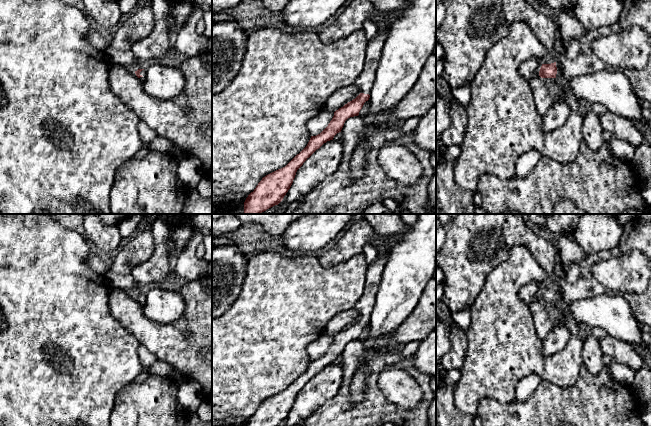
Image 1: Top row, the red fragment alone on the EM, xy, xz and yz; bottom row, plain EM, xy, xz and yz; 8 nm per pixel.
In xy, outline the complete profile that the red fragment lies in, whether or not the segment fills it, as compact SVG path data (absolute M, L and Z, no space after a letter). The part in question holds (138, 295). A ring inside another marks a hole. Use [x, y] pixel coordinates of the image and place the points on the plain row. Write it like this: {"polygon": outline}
{"polygon": "M107 271L105 273L105 277L109 282L111 288L121 289L129 294L134 295L136 300L141 304L144 303L145 293L138 292L139 285L131 274L121 275L115 274L111 271Z"}

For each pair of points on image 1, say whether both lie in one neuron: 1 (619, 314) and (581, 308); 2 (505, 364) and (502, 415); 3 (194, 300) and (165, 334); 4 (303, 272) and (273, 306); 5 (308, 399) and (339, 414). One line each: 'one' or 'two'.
1: one
2: two
3: one
4: one
5: two

